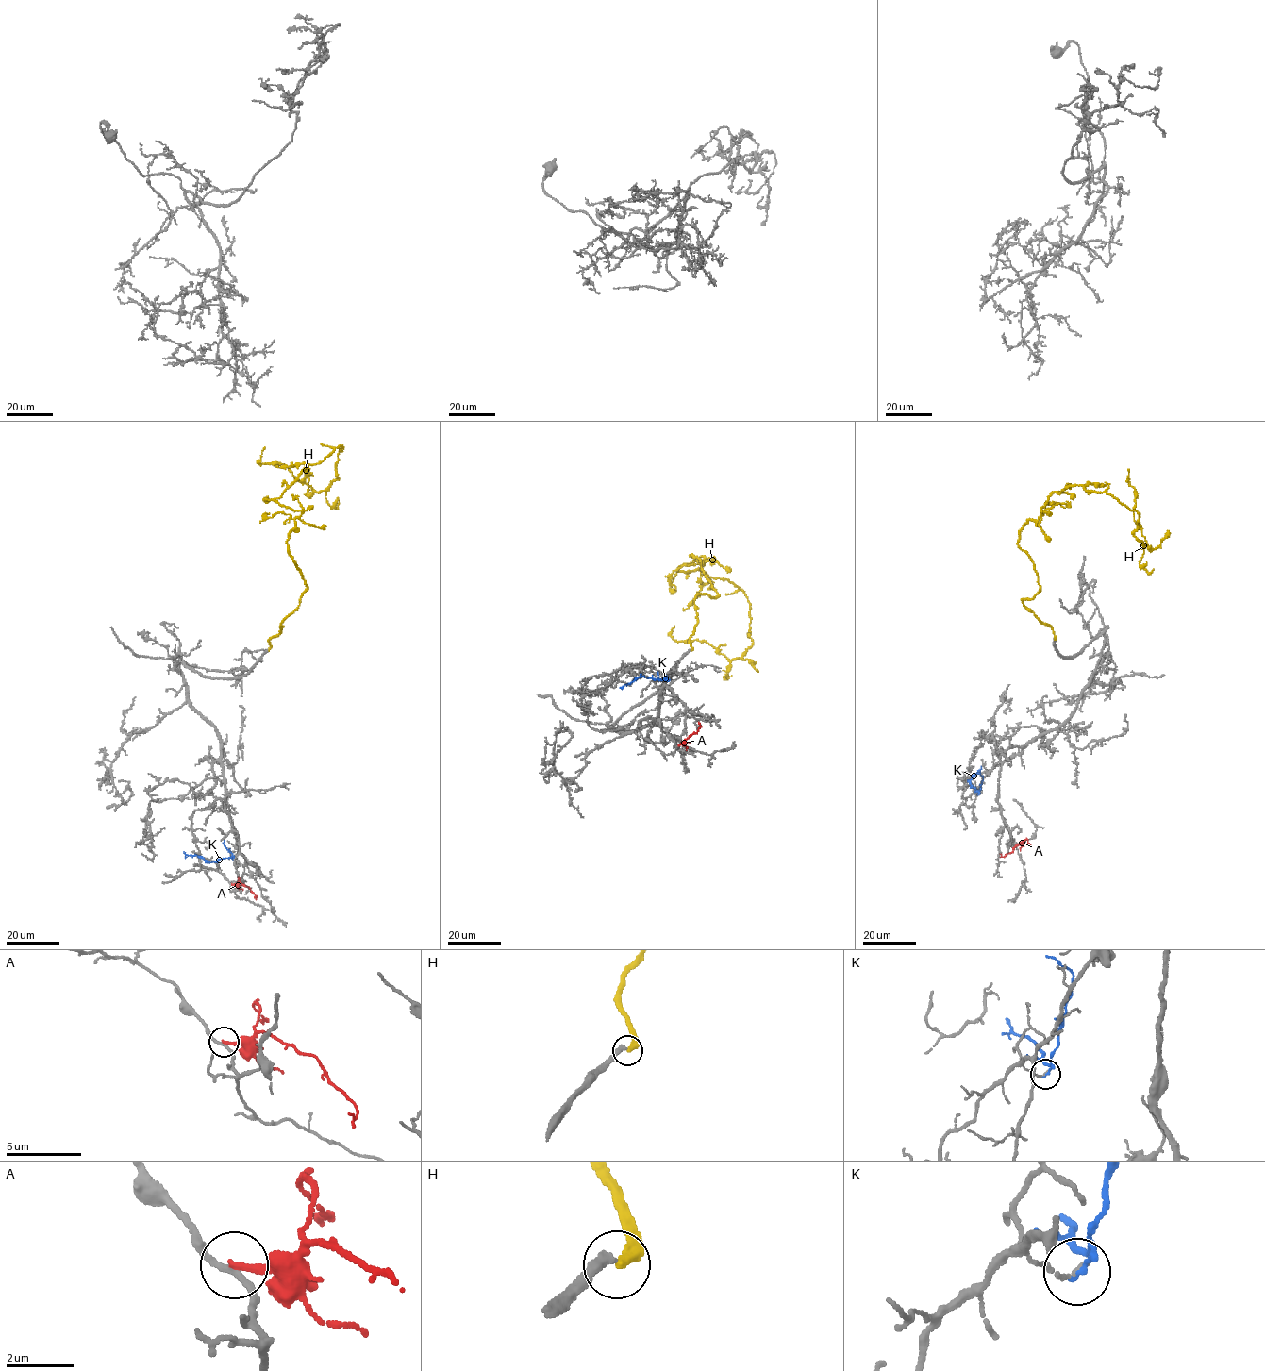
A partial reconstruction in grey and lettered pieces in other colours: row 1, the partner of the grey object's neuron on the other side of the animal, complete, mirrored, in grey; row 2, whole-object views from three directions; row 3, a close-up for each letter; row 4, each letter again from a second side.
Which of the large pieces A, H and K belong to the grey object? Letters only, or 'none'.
none

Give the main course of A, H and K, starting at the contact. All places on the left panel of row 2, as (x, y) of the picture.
A: (232, 884), (239, 883), (247, 886), (255, 897)
H: (268, 649), (307, 589), (287, 544), (302, 511), (274, 499), (342, 446), (315, 492), (259, 463), (265, 446)
K: (233, 858), (215, 861), (206, 861), (194, 855), (186, 855), (186, 858)

